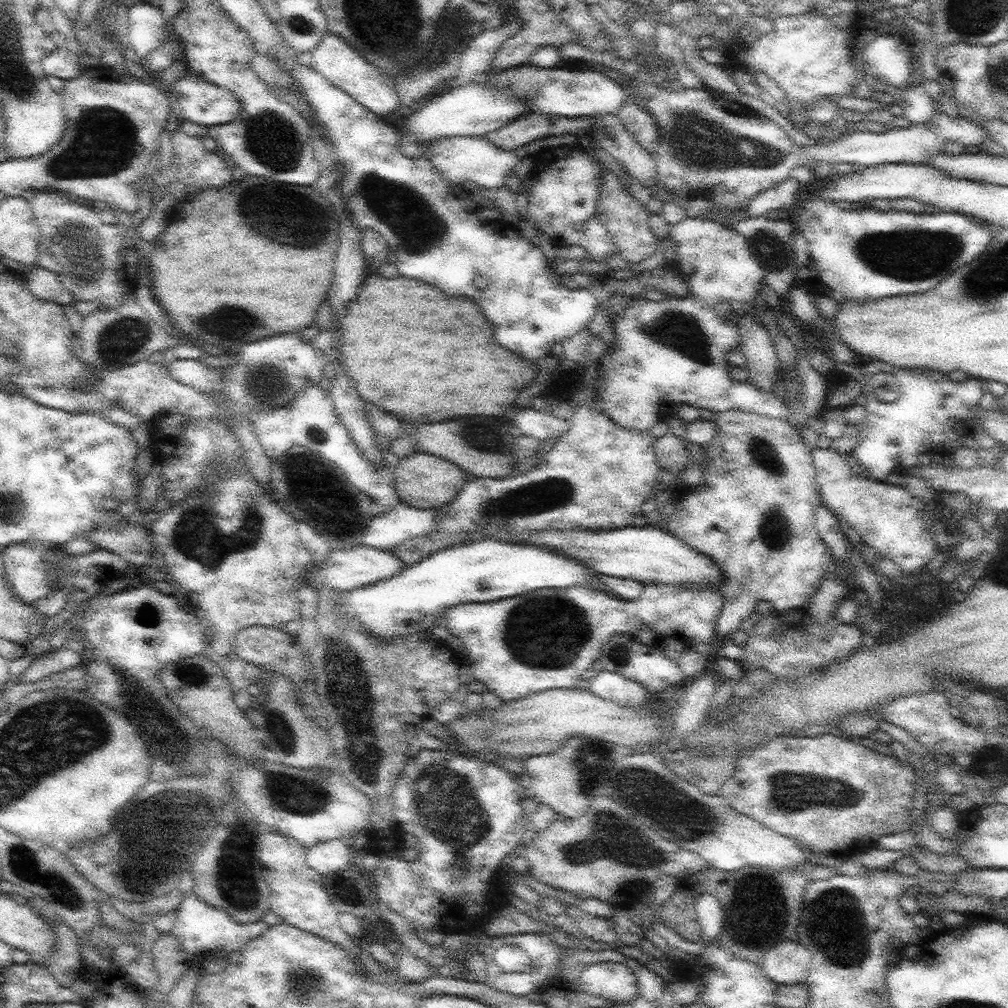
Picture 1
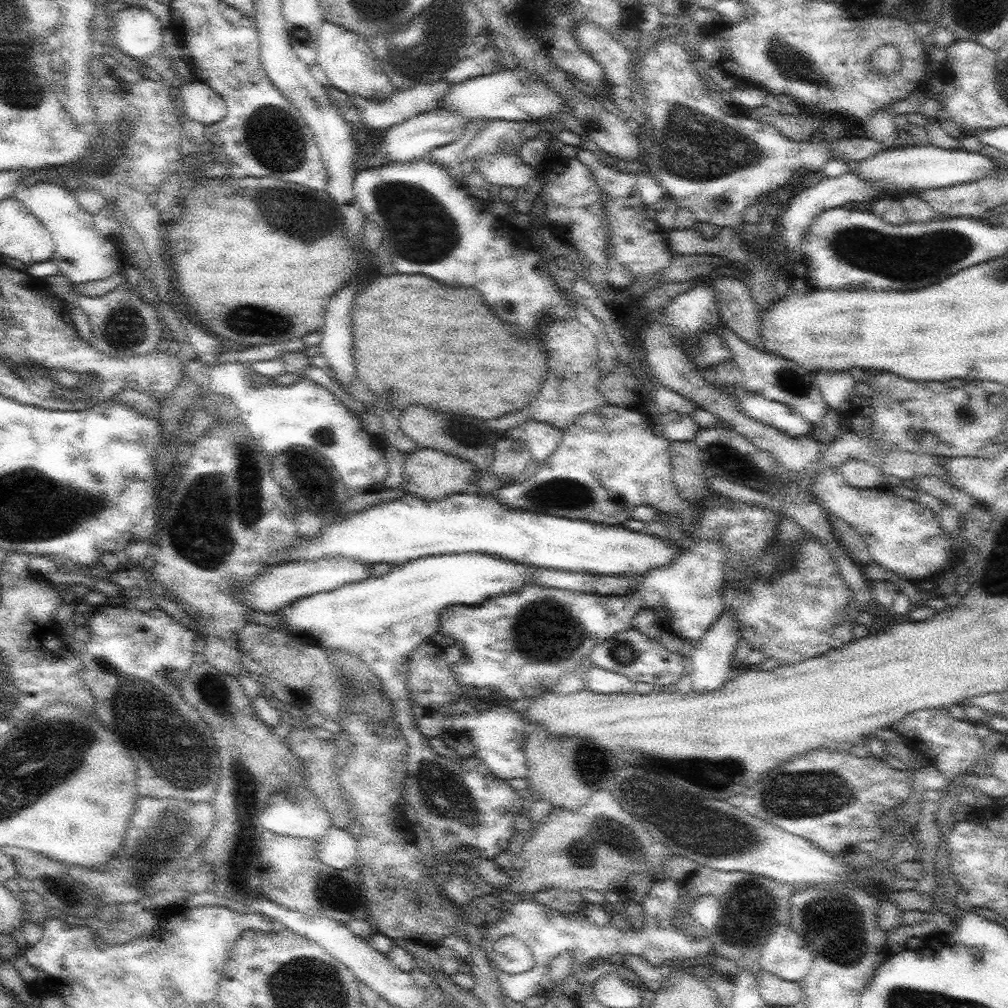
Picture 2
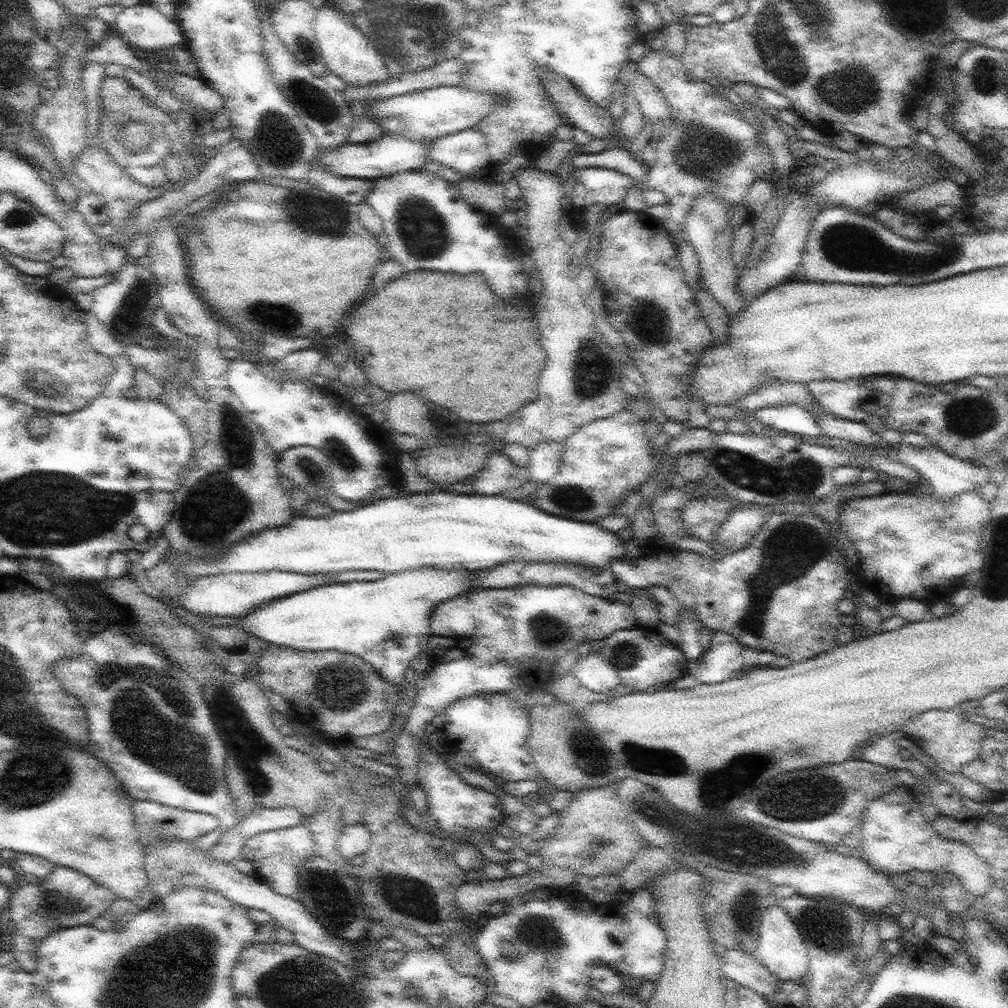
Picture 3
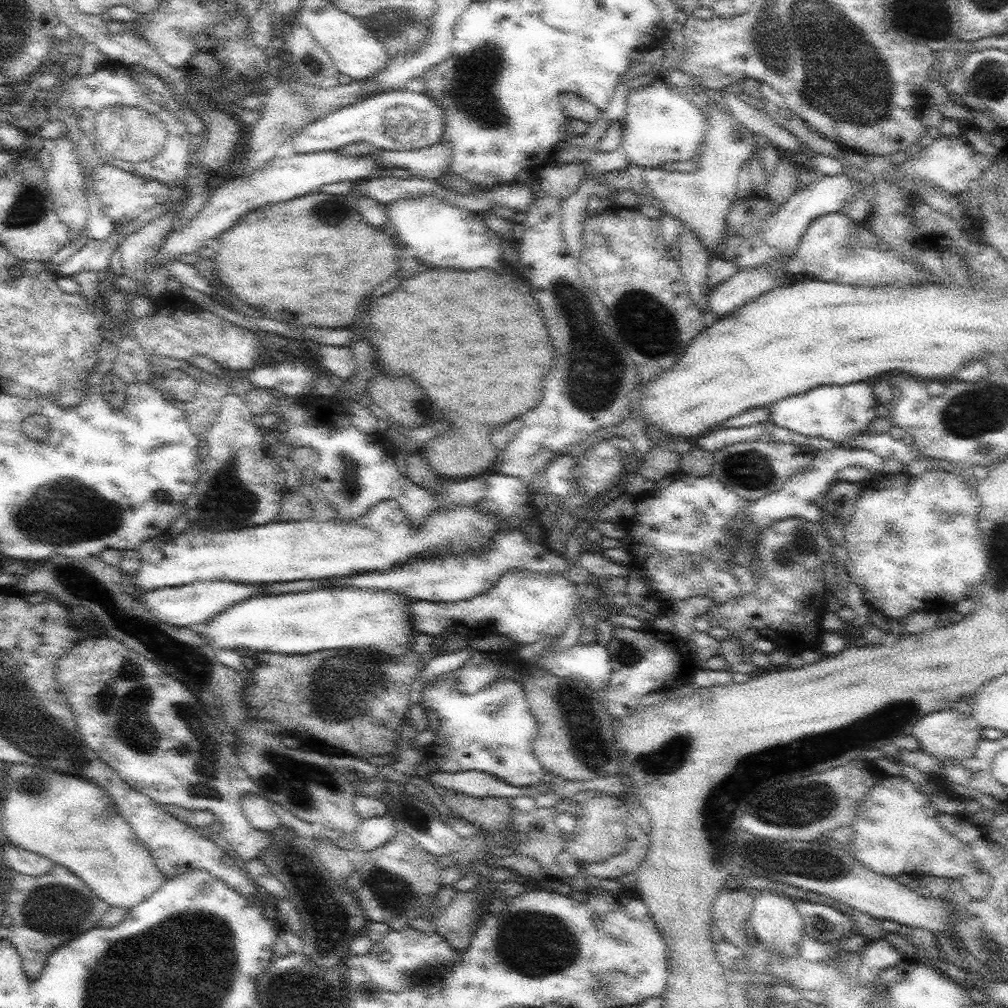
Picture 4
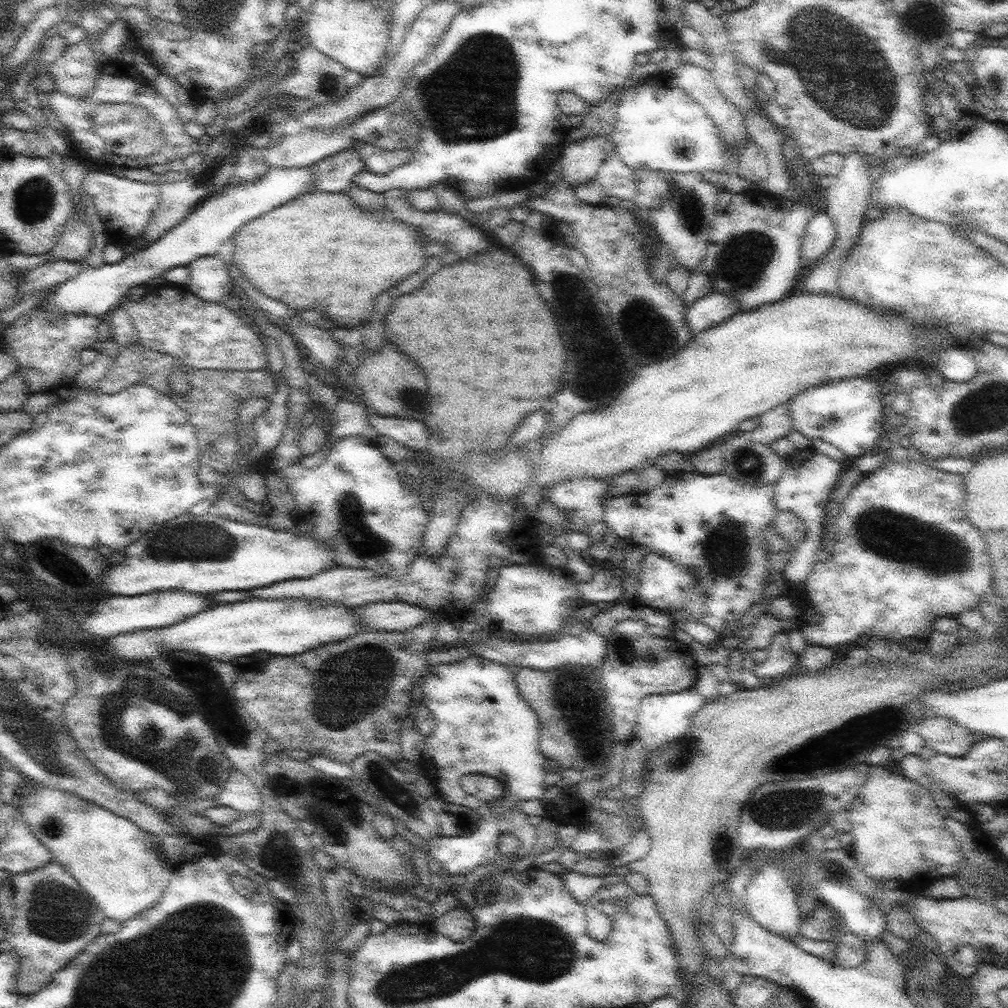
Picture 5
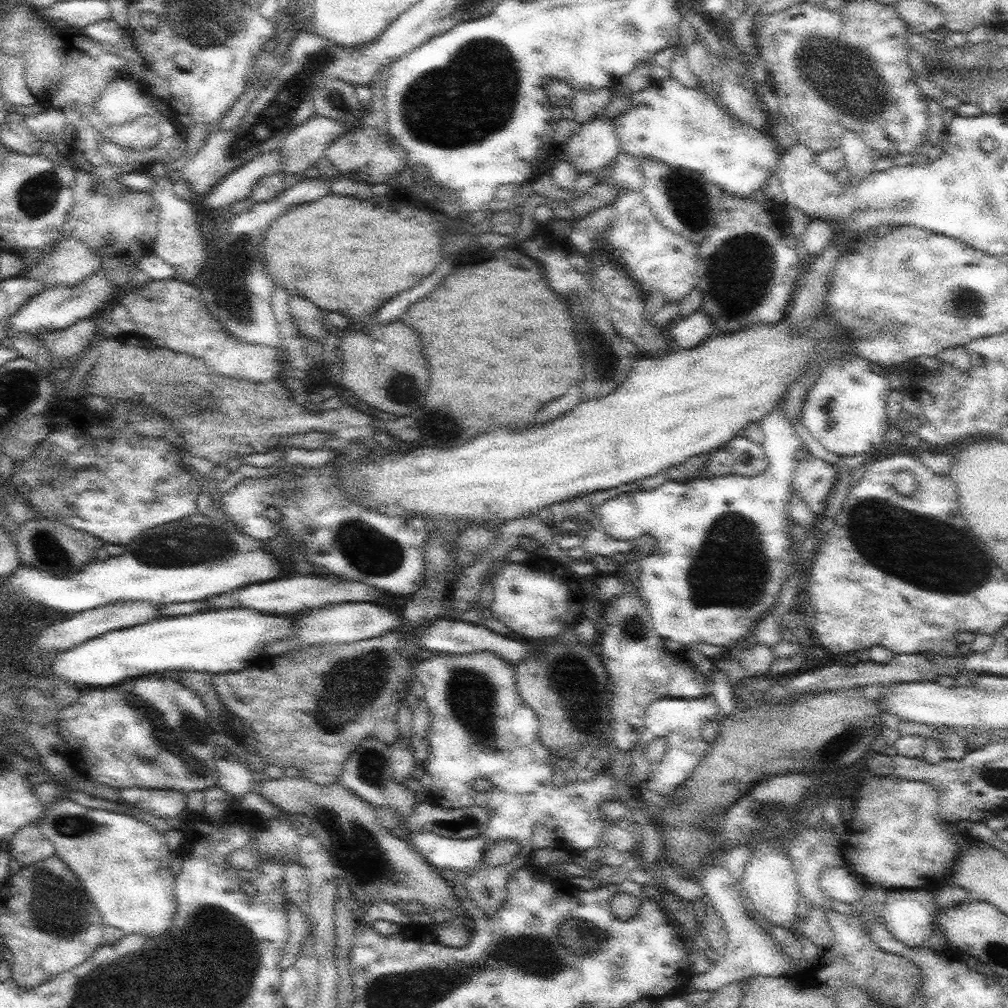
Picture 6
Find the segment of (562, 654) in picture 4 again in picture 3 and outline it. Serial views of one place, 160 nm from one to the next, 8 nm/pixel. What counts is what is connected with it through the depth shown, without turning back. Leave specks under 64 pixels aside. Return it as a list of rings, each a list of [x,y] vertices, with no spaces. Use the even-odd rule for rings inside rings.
[[[599,651],[580,655],[572,667],[573,675],[580,686],[592,692],[608,693],[620,686],[621,678],[611,662],[608,662]]]

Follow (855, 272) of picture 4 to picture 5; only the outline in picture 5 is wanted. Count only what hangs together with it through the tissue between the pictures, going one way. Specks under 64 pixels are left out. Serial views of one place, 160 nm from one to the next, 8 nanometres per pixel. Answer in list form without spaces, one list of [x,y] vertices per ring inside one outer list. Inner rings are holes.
[[[826,212],[815,214],[808,223],[803,238],[802,252],[806,269],[823,261],[823,258],[832,250],[836,237],[833,218]]]

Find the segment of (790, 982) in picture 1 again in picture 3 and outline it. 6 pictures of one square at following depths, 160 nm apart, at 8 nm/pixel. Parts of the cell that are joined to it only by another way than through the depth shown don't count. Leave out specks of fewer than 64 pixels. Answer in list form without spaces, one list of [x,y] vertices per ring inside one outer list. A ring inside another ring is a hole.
[[[783,904],[769,906],[760,916],[759,945],[757,957],[764,966],[780,981],[794,980],[804,983],[809,972],[809,952],[800,933],[800,928],[792,920]]]

